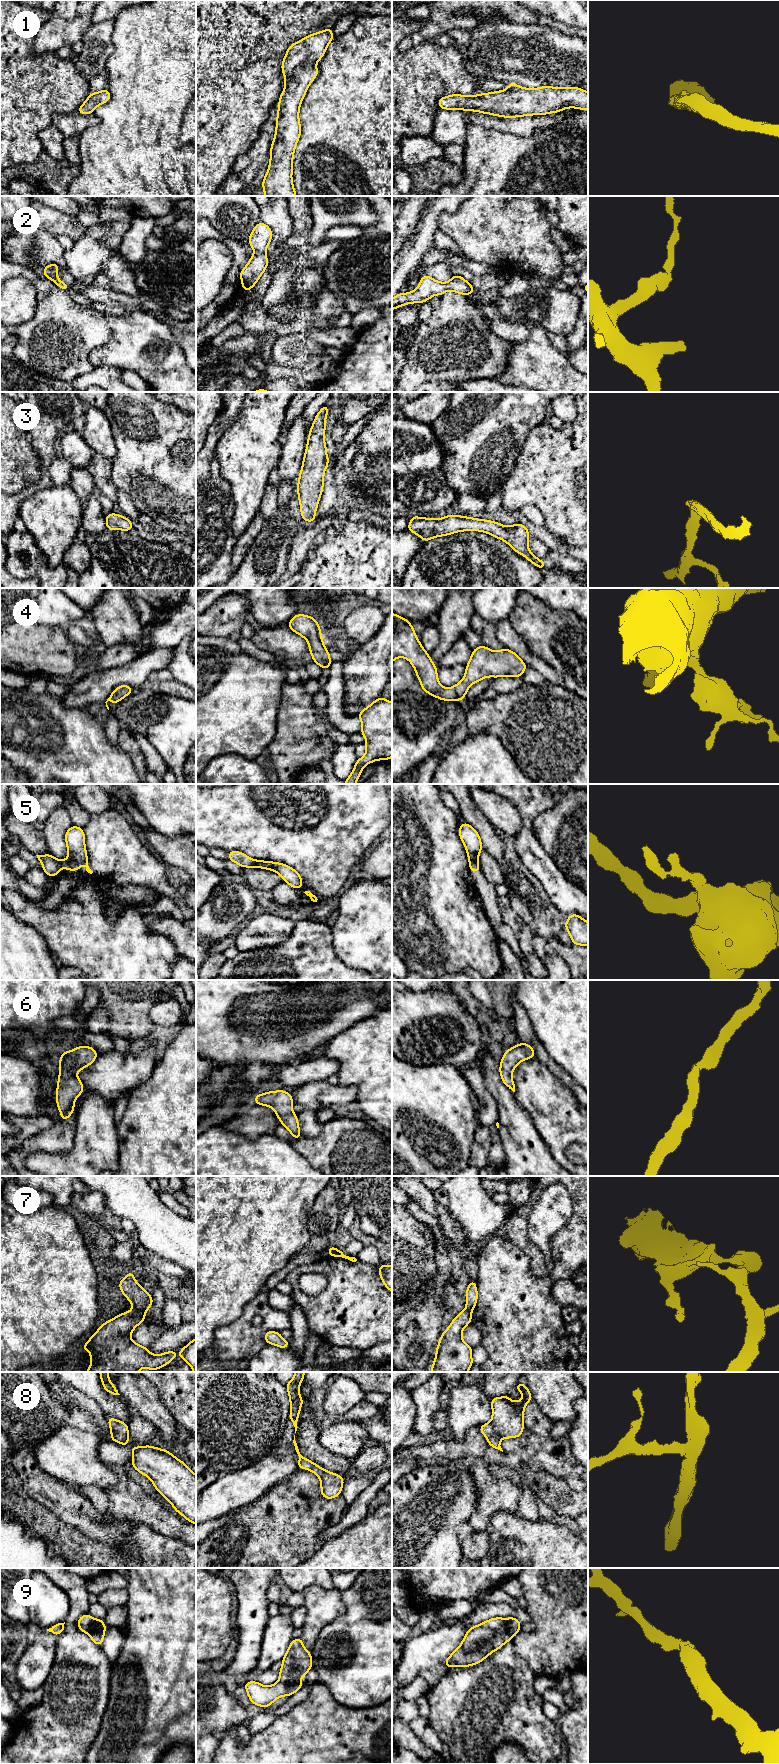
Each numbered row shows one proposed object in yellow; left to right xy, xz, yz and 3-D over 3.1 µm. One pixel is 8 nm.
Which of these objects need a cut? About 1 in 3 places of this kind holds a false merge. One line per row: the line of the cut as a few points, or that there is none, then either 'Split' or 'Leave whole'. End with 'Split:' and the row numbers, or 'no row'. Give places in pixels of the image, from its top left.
1: No split. Leave whole
2: No split. Leave whole
3: No split. Leave whole
4: No split. Leave whole
5: Split along xy (68, 858), (79, 864). Split
6: No split. Leave whole
7: Split along xy (133, 1307), (143, 1312). Split
8: No split. Leave whole
9: No split. Leave whole
Split: 5, 7

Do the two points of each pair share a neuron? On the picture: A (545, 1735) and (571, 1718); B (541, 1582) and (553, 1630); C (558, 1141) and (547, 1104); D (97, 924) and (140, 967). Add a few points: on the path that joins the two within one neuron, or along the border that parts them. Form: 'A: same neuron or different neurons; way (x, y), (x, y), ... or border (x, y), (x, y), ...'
A: different neurons; border (559, 1731), (563, 1736)
B: same neuron; way (553, 1594), (553, 1618)
C: same neuron; way (558, 1132), (556, 1113)
D: same neuron; way (107, 934), (129, 956)

